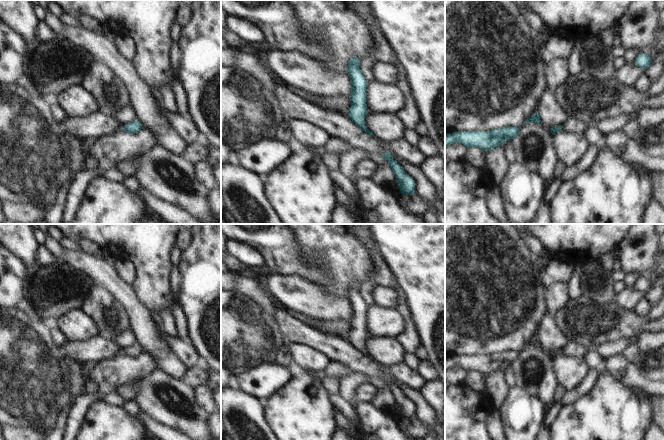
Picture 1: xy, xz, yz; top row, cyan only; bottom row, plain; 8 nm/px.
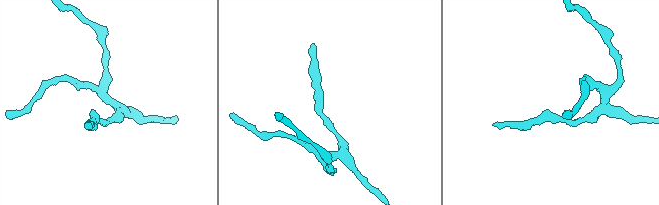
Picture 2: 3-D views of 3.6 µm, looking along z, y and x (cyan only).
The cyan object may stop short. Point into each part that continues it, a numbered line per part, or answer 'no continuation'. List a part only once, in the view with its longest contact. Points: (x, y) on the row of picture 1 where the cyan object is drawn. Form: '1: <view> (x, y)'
no continuation

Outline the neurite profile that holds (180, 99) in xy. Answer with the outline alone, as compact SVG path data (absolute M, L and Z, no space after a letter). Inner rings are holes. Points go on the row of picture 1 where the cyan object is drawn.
M171 43L169 48L169 65L171 69L172 80L170 89L174 95L174 101L178 114L188 118L187 98L178 78L178 67L180 65L180 47L178 43Z

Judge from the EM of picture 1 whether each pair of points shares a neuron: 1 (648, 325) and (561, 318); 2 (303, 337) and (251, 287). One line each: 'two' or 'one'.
1: one
2: two

